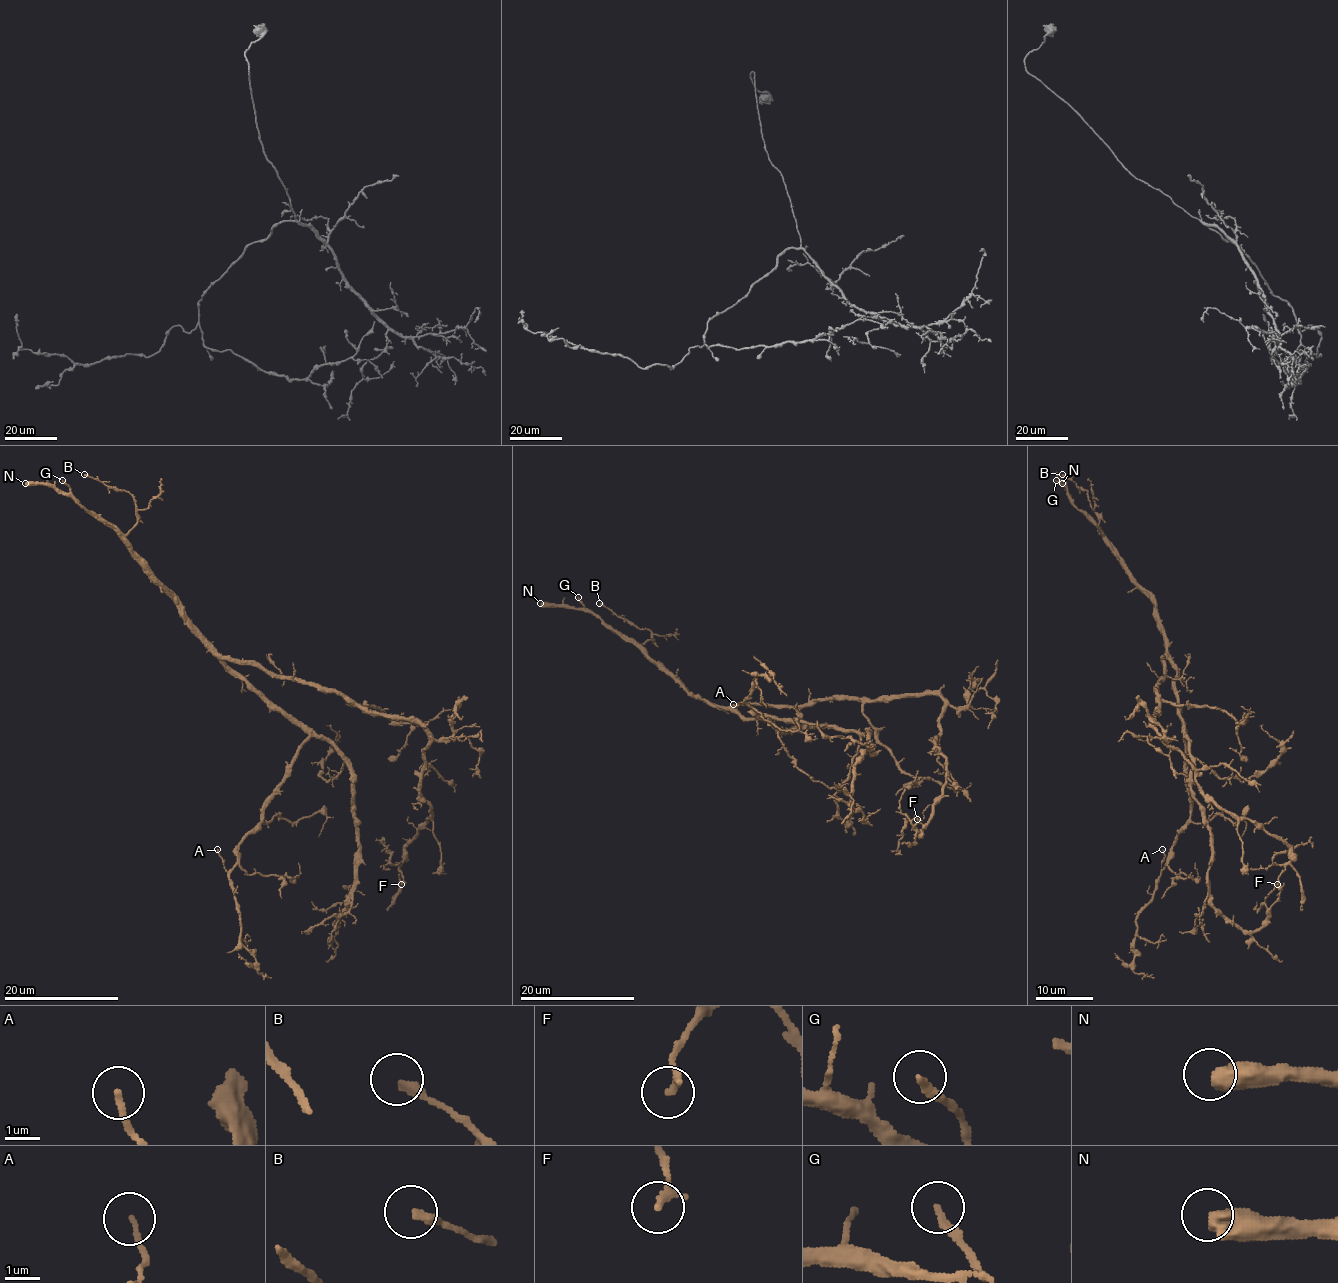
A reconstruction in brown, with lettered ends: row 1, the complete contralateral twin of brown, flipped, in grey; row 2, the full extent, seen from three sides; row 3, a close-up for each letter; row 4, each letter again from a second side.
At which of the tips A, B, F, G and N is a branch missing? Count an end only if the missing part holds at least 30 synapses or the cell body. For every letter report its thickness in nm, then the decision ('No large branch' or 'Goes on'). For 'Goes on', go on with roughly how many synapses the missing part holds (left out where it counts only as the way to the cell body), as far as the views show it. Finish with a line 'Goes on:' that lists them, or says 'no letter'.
A: Thickness 150 nm. No large branch
B: Thickness 240 nm. No large branch
F: Thickness 220 nm. No large branch
G: Thickness 180 nm. Goes on
N: Thickness 600 nm. Goes on. Roughly 500 synapses
Goes on: G, N

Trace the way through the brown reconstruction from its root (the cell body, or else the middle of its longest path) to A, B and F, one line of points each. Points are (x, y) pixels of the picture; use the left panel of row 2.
A: (251, 666), (222, 658), (288, 714), (308, 740), (228, 871), (217, 849)
B: (251, 666), (226, 660), (131, 552), (126, 536), (137, 522), (136, 500), (84, 474)
F: (251, 666), (341, 691), (371, 711), (403, 716), (424, 729), (420, 795), (430, 816), (404, 848), (401, 884)

